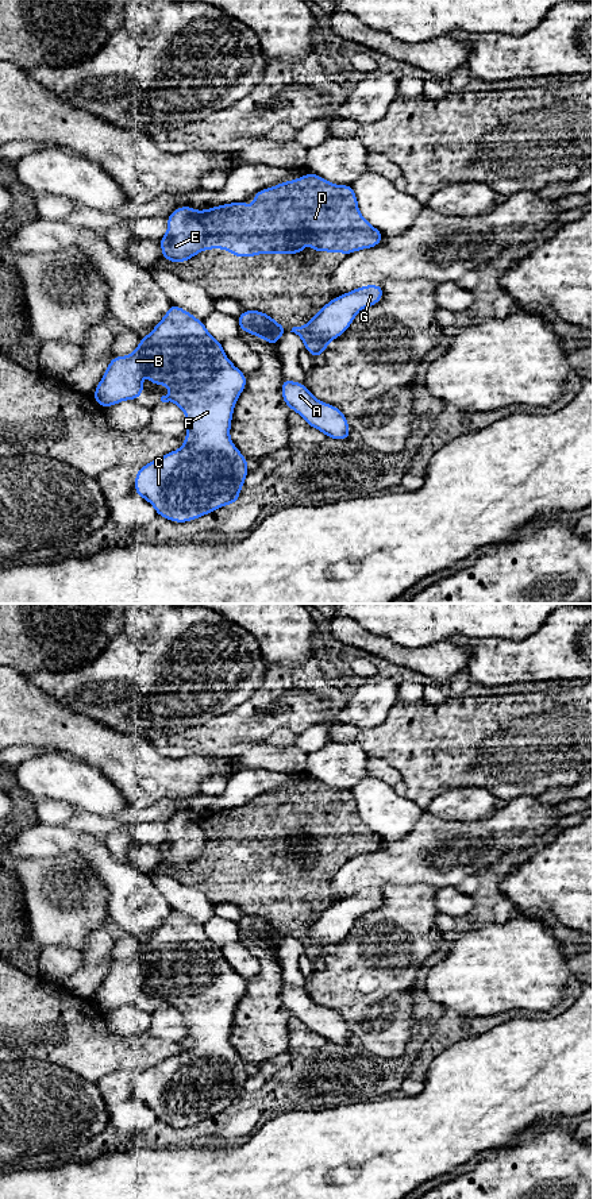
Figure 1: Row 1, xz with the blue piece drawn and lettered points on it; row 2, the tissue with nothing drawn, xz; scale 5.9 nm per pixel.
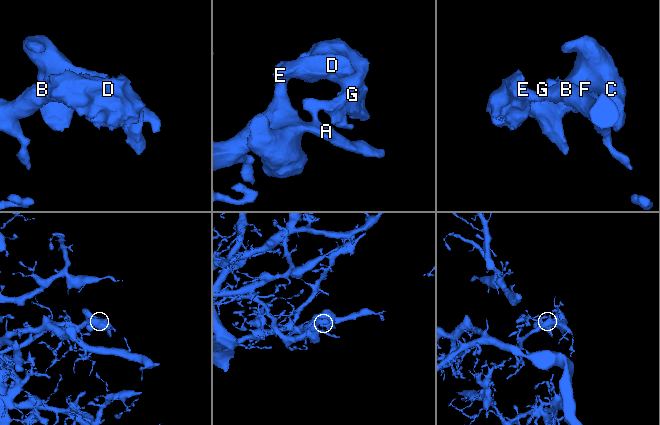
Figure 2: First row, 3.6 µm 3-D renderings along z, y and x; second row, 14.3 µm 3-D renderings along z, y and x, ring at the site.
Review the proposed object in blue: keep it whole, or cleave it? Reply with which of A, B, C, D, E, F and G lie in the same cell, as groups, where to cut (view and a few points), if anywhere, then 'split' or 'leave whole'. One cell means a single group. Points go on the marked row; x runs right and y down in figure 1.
A B C E F G / D; cut in xz along (199, 212), (199, 220), (204, 231), (203, 249); split

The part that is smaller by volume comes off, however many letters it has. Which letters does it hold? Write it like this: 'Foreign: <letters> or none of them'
Foreign: D

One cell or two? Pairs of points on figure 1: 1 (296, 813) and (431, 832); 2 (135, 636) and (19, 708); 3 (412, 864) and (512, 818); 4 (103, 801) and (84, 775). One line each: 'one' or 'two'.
1: two
2: two
3: one
4: one

